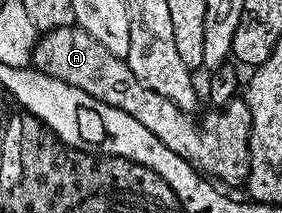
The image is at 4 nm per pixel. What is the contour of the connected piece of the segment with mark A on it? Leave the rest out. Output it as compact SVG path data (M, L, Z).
M77 26L41 33L34 46L32 64L37 71L76 90L84 90L84 94L108 106L116 106L116 110L124 110L124 114L132 114L132 118L136 118L140 126L148 126L148 130L152 130L152 134L156 134L156 138L160 138L168 150L180 154L199 173L213 178L219 185L227 184L222 185L227 189L241 189L245 185L250 169L252 134L252 112L248 110L245 99L229 100L217 110L210 110L214 112L208 113L199 124L193 124L190 121L191 113L177 108L171 100L164 98L164 94L148 90L148 86L144 86L144 82L132 74L123 57L104 50L104 46L100 46L92 34Z

